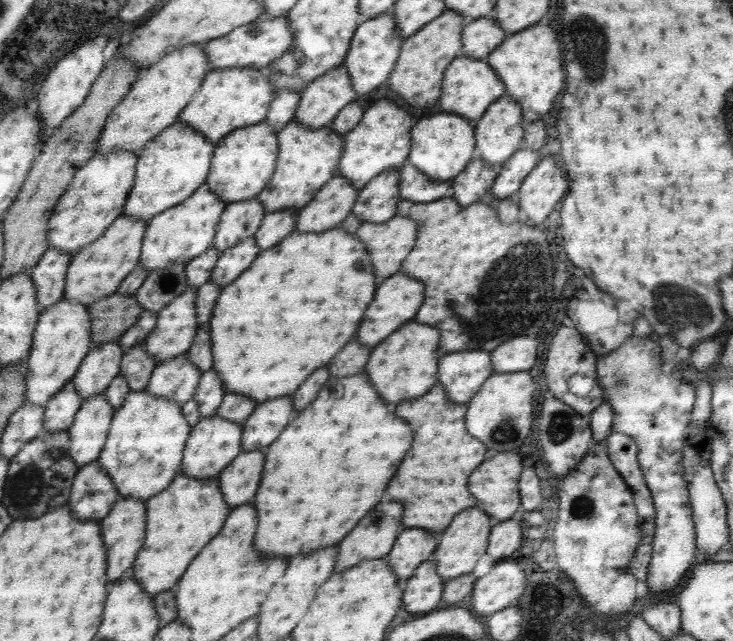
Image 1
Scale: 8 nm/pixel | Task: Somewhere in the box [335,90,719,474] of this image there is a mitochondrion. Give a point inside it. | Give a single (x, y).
(682, 310)

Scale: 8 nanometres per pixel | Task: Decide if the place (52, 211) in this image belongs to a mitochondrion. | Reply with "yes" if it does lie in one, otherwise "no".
no

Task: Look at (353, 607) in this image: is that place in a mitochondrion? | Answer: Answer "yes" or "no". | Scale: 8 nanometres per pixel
yes

